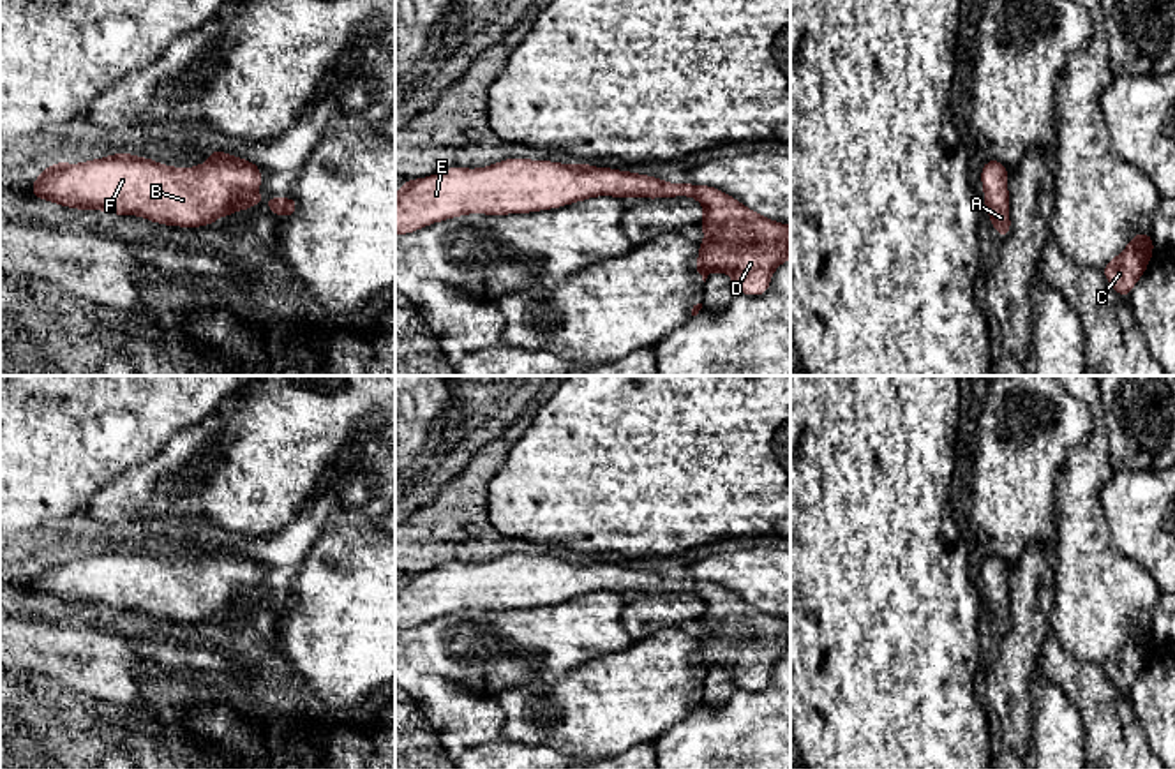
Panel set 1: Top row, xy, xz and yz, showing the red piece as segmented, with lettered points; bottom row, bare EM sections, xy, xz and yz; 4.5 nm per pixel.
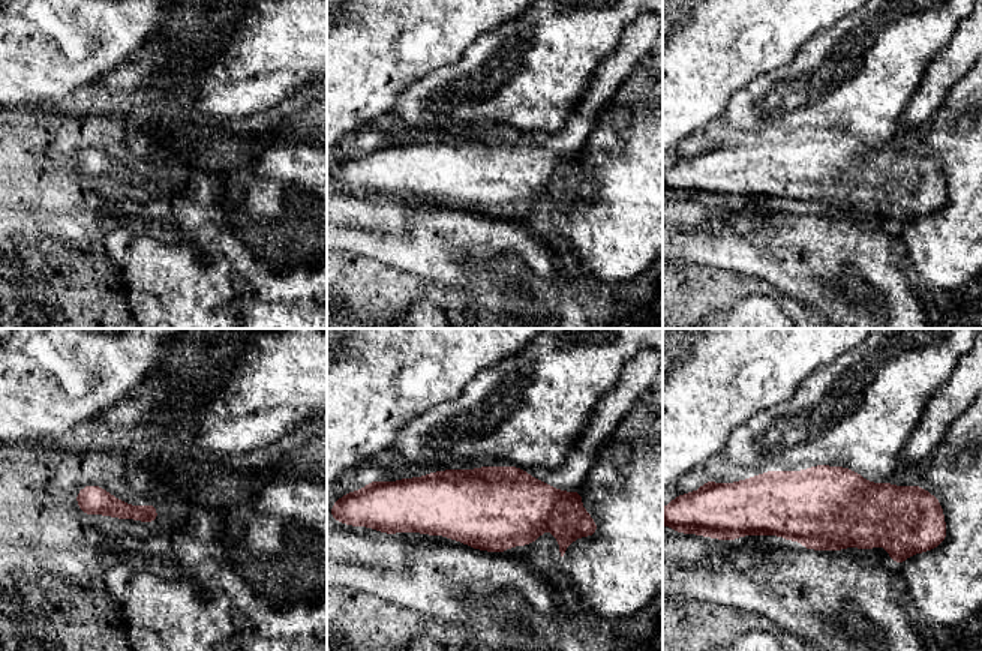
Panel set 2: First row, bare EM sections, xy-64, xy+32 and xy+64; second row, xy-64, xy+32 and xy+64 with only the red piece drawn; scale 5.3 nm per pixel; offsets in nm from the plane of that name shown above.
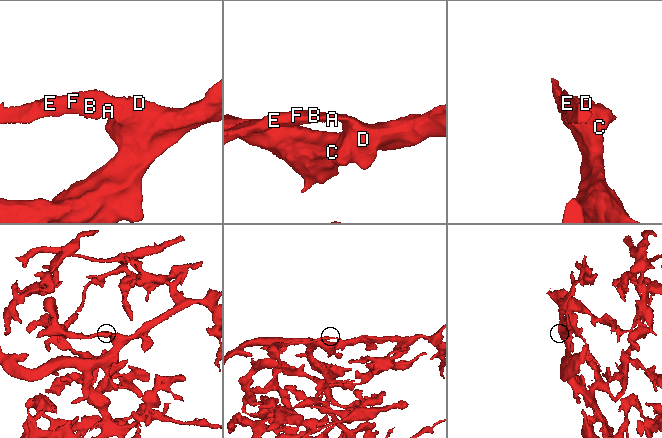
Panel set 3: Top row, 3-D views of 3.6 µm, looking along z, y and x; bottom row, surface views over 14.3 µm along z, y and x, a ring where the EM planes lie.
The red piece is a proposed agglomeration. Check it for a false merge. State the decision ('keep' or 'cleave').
keep

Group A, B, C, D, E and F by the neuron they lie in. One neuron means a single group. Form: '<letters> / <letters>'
A B C D E F

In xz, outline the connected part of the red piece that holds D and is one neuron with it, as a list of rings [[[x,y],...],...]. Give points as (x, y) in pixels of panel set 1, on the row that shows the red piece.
[[[512,157],[487,168],[446,168],[438,175],[406,180],[395,194],[395,236],[418,231],[429,224],[468,213],[508,215],[552,210],[565,205],[591,199],[595,196],[614,198],[683,198],[700,201],[706,213],[697,224],[707,238],[699,243],[697,272],[706,282],[711,272],[727,272],[734,289],[741,295],[766,295],[773,272],[790,259],[790,226],[775,222],[711,185],[669,183],[651,175],[617,171],[614,168],[591,168],[588,162],[573,166]]]

